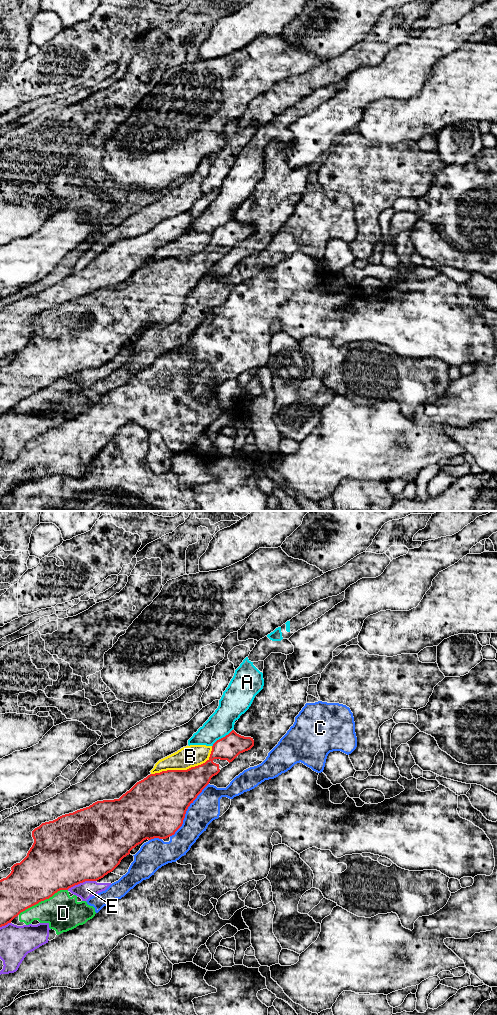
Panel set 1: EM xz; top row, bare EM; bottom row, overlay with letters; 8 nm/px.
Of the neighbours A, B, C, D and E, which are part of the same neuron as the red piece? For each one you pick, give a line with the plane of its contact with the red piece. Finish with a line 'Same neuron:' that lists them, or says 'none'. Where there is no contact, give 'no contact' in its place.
Same neuron: none

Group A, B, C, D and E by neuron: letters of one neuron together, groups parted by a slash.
A / B / C D / E

